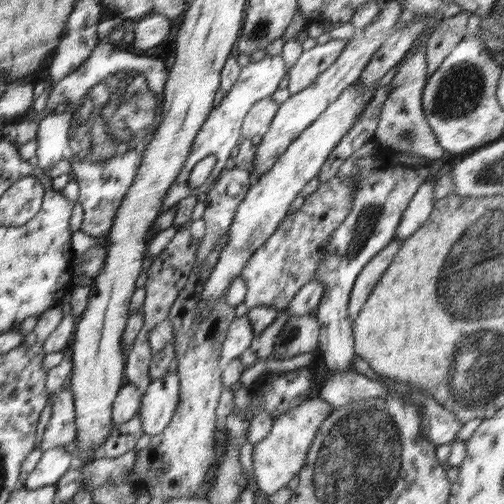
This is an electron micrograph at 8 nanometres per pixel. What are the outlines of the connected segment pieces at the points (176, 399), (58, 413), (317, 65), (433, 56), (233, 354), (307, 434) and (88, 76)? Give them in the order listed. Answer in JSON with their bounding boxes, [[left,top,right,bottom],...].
[[139,352,180,437],[38,387,77,452],[288,39,347,95],[426,11,470,79],[220,315,255,371],[252,397,335,495],[35,38,169,236]]

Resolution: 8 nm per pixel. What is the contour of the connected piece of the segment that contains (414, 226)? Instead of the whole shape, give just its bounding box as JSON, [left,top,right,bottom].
[394,178,436,240]

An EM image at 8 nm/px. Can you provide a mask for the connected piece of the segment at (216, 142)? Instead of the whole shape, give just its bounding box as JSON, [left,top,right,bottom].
[162,55,286,213]

